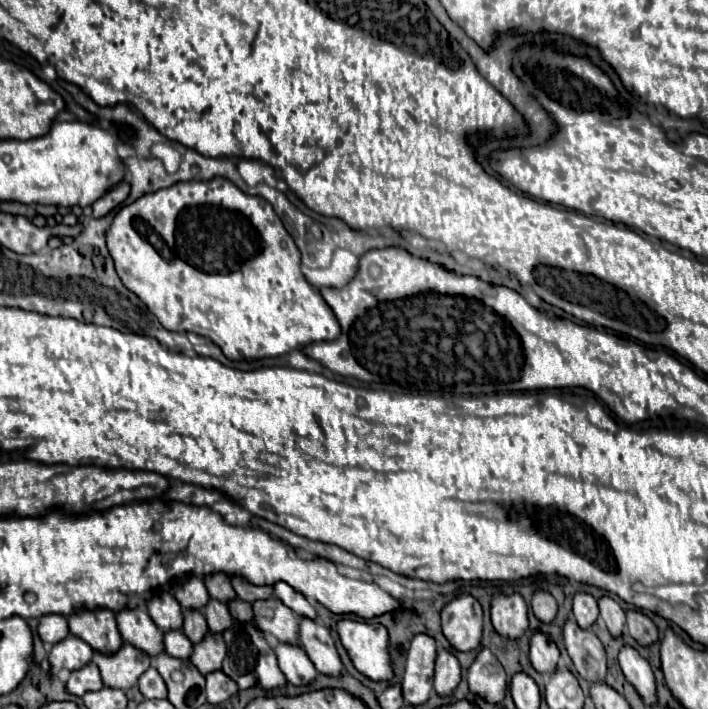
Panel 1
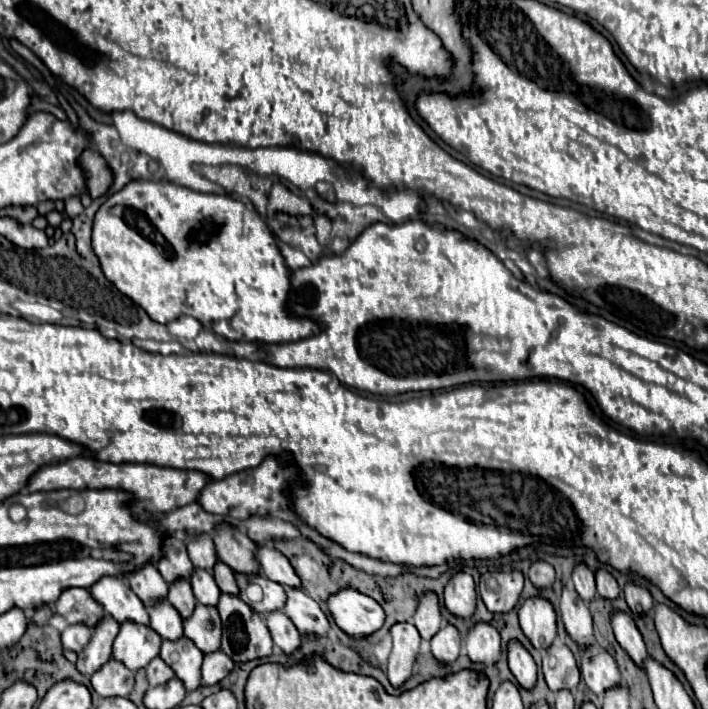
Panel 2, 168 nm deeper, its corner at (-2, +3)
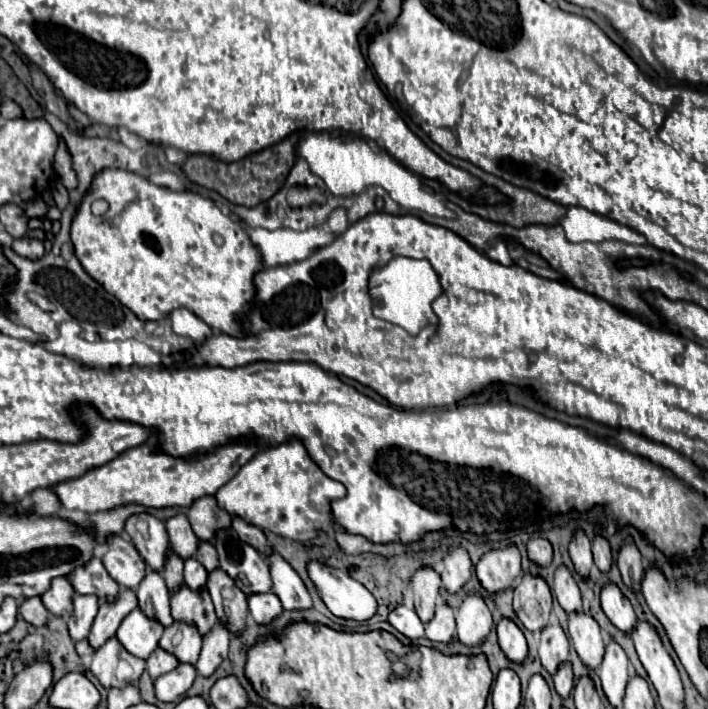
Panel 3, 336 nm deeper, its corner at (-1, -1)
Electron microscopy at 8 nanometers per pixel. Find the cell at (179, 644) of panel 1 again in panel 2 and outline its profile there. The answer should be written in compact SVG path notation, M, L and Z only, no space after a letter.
M156 603L148 609L150 627L166 641L178 641L184 637L182 617L170 603Z

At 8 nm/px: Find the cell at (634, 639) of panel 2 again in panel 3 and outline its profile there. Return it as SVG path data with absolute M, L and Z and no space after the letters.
M607 583L601 589L601 607L617 629L631 633L631 629L637 623L637 617L635 617L633 605L629 603L629 599L621 593L621 589L615 583Z

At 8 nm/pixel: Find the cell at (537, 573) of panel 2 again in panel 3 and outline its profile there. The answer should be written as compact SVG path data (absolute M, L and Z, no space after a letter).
M543 537L529 539L527 551L529 551L529 559L535 561L535 563L539 563L539 565L549 565L551 559L553 559L551 543L547 539L543 539Z

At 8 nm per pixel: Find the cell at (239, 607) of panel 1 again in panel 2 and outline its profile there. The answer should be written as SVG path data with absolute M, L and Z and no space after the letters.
M218 561L214 567L214 579L216 579L222 593L238 595L238 583L234 579L234 571L228 565L224 565L222 561Z

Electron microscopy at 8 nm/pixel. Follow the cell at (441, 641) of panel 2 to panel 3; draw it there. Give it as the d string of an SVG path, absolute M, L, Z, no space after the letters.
M439 601L433 619L425 623L425 637L431 641L449 643L453 635L455 635L455 611L445 601Z

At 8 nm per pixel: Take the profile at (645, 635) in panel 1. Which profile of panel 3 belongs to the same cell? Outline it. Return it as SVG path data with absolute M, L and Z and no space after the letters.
M631 537L623 539L623 545L619 547L617 555L619 555L619 571L625 585L629 589L639 589L643 577L643 557Z

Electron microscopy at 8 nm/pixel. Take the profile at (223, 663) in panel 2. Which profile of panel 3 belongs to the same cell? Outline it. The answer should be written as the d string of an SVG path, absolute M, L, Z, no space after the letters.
M217 623L217 627L213 627L213 631L209 631L209 635L203 637L203 649L195 665L199 675L209 677L227 657L227 651L229 651L229 629L223 623Z

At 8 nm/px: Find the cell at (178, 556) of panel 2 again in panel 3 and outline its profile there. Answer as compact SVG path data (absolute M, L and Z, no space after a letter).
M137 513L125 521L125 531L145 563L151 569L161 571L169 553L169 535L163 521L149 513Z

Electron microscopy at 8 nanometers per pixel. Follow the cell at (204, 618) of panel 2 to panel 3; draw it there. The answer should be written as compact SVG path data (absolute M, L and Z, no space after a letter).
M185 583L171 593L171 615L177 621L197 625L199 633L205 635L219 621L213 611L213 601L205 589L193 591Z

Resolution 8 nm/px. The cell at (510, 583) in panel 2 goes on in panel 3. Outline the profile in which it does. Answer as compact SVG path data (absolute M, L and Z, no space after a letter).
M515 545L491 549L481 555L475 569L481 585L489 593L497 593L511 587L521 575L521 555Z

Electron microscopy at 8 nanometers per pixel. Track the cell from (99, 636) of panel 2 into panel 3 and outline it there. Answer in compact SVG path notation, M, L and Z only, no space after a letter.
M121 587L117 593L115 601L103 601L99 605L99 613L93 621L91 633L89 633L89 643L97 649L101 647L109 637L113 637L117 633L117 627L121 625L121 621L137 607L137 597L133 589Z

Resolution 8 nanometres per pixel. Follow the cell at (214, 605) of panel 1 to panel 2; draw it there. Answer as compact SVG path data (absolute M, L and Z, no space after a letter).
M194 569L194 575L190 579L190 585L194 589L194 597L198 599L200 605L206 607L218 607L218 599L220 599L220 589L212 577L210 571L204 569Z

